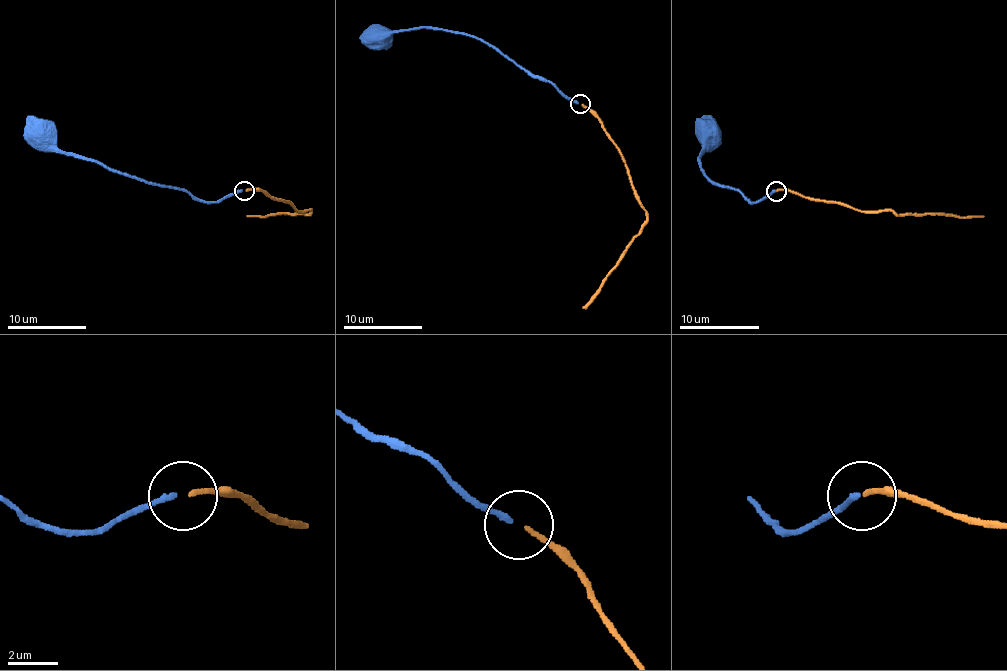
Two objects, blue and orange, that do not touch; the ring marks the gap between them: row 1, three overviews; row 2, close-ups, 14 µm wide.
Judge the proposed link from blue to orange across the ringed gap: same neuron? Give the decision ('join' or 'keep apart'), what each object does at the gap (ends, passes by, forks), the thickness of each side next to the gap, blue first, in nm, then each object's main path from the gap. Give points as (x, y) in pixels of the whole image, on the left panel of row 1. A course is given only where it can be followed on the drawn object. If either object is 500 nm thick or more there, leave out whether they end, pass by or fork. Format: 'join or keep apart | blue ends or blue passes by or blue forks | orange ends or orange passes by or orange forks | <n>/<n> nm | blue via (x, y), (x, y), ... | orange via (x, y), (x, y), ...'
join | blue ends | orange ends | 220/190 nm | blue via (241, 190), (216, 202), (202, 202), (184, 190), (151, 184), (94, 161), (64, 155), (43, 133) | orange via (245, 190), (261, 190), (296, 210), (310, 210), (306, 214), (249, 216)

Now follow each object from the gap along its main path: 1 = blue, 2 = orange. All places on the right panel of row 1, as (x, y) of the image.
1: (775, 190), (757, 202), (751, 202), (739, 190), (715, 184), (701, 170), (699, 159), (703, 133)
2: (777, 190), (791, 190), (809, 198), (858, 210), (984, 216)

